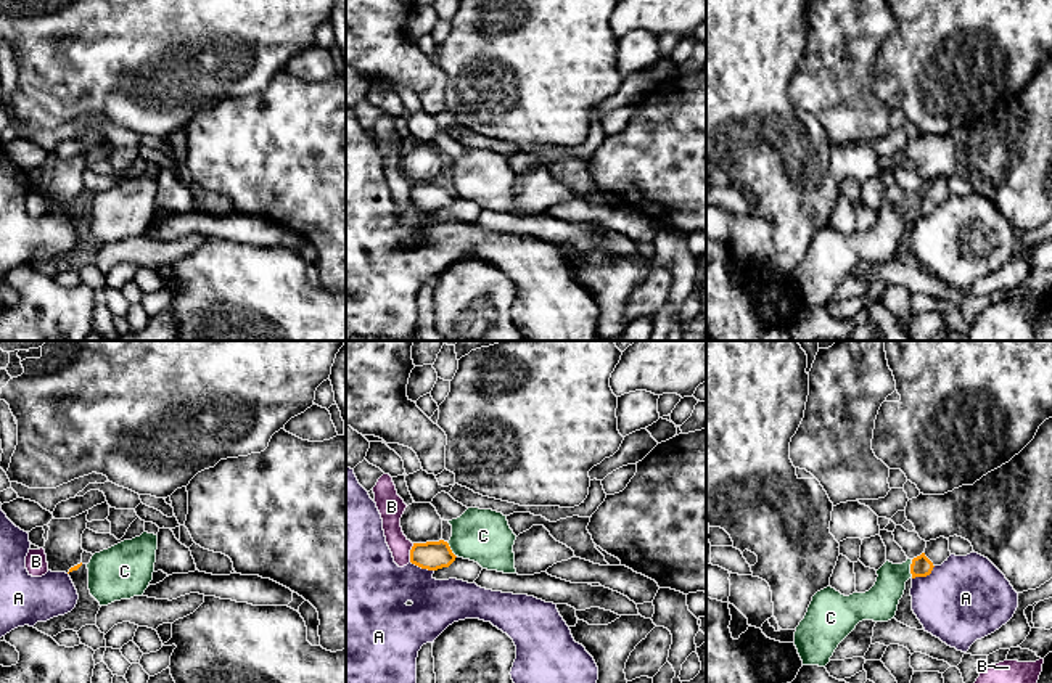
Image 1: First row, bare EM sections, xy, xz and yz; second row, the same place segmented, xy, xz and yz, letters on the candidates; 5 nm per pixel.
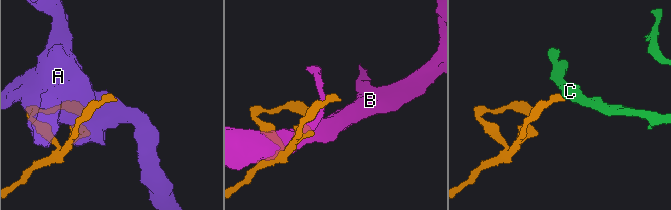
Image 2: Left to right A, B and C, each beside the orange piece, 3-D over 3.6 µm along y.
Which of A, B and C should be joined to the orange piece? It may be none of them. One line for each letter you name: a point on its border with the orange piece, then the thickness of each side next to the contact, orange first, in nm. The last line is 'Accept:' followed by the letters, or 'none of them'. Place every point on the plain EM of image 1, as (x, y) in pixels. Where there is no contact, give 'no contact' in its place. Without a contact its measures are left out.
Accept: none of them

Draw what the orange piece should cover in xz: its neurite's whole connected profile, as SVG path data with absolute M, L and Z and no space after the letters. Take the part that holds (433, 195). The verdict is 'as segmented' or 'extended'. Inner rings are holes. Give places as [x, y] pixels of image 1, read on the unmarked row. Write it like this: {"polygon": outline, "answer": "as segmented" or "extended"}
{"polygon": "M447 182L413 183L410 190L410 202L428 211L449 207L455 201Z", "answer": "as segmented"}

